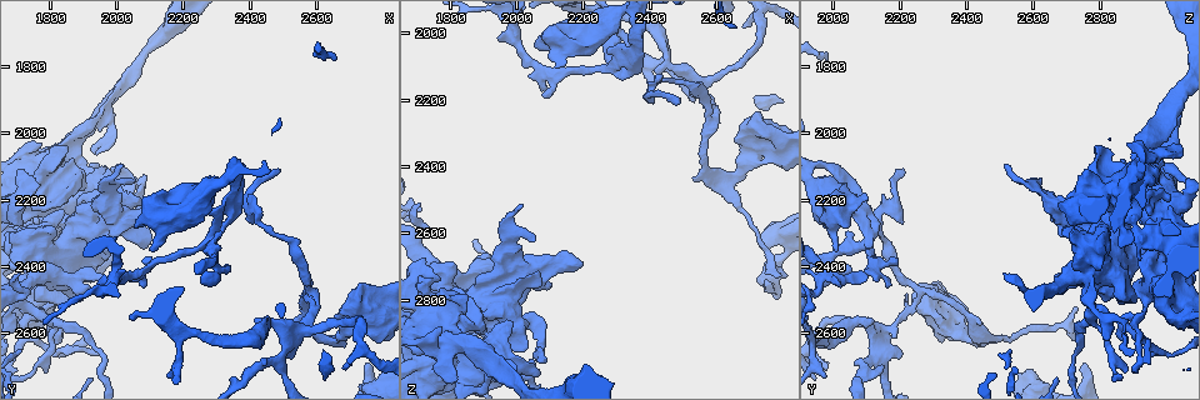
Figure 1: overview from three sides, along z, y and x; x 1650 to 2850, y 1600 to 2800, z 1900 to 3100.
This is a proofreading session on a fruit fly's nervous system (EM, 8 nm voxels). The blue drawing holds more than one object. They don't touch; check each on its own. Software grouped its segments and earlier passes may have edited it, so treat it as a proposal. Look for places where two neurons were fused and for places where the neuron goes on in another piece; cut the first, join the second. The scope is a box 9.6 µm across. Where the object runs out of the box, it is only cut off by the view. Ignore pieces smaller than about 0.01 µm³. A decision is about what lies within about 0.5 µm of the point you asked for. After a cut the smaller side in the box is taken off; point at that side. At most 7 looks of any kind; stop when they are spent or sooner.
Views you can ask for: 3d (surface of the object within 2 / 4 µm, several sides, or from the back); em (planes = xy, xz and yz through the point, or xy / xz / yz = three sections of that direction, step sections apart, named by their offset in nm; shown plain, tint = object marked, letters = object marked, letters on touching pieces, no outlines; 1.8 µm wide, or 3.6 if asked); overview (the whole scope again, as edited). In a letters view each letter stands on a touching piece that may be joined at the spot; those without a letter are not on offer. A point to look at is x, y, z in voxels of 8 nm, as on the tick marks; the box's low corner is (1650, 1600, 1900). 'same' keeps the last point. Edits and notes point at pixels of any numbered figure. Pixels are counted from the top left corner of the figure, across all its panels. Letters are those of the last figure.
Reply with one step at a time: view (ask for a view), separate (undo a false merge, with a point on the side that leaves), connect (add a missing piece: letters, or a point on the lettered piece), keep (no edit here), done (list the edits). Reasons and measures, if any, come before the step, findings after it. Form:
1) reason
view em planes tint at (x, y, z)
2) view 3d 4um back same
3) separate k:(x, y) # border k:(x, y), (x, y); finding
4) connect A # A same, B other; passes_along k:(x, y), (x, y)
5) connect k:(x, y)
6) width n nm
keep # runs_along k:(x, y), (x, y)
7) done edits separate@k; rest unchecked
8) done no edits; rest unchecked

four or more arms meet
view 3d 2um at (2550, 2590, 2140)

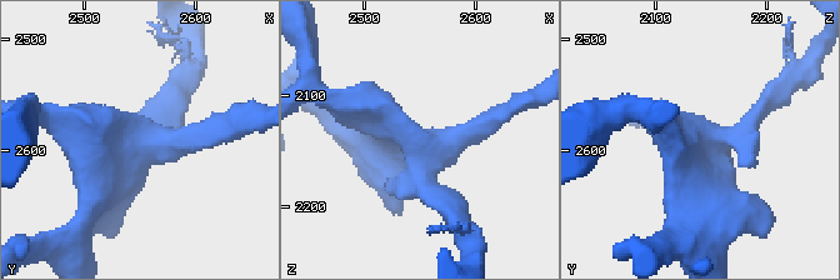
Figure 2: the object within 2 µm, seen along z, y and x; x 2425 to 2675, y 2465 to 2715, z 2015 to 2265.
need the tissue
view em xy step 16 letters at (2552, 2592, 2150)

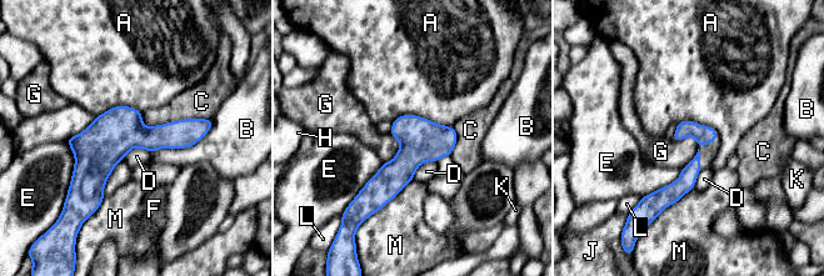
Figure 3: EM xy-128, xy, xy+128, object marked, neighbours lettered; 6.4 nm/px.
longest_contact B 460 nm
keep # A other, B other, C other, D other, E other, F other, G other, H other, J other, K other, L other, M other; border 3:(390, 133), (399, 150), (383, 162); continuous, no second neuron

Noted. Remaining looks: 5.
three arms meet
view 3d 4um at (2280, 2320, 2110)

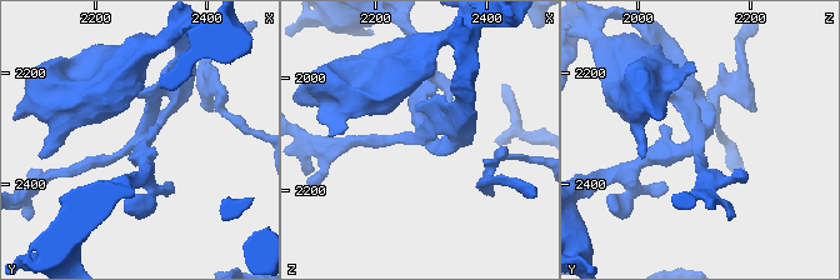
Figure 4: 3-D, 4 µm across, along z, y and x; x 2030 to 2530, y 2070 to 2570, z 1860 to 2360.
view em planes tint at (2280, 2315, 2105)

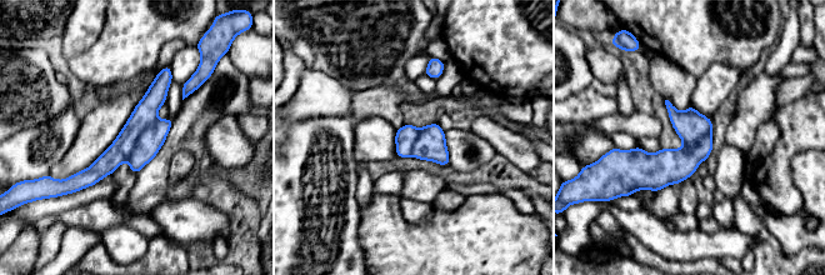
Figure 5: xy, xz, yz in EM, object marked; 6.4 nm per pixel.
what lies round it
view em planes letters same

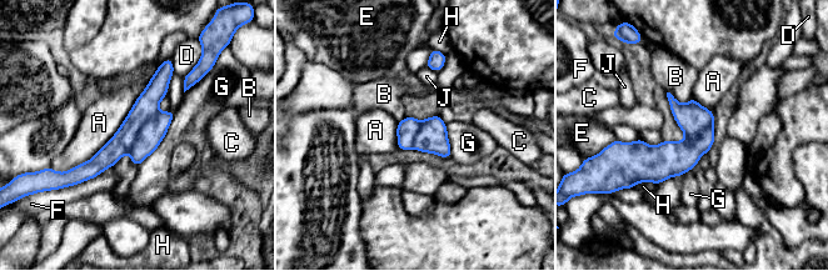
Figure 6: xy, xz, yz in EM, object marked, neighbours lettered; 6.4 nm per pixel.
keep # A other, B other, C other, D other, E other, F other, G other, H other, J other; border 6:(161, 63), (115, 134), (59, 172); all the same neuron

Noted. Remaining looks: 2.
view 3d 4um at (2750, 2690, 2750)

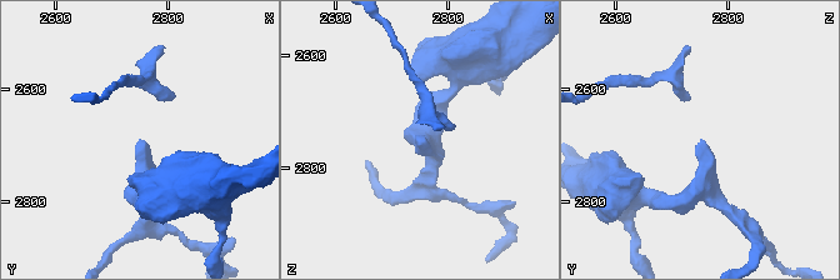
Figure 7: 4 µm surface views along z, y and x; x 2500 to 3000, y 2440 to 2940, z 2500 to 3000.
shape alone is not enough
view em planes letters at (2750, 2685, 2755)

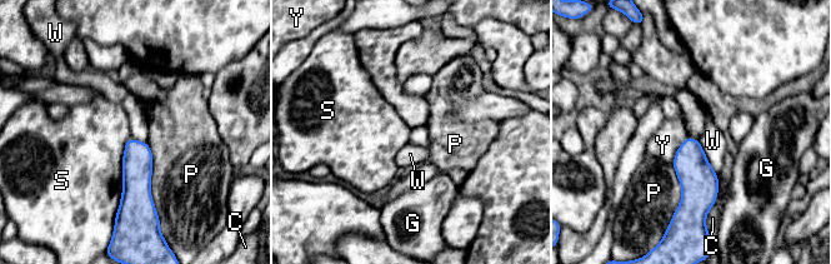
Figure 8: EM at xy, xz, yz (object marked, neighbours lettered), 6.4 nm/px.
keep # C other, G other, P other, S other, W other, Y other; border 8:(130, 138), (114, 218); none of them fits

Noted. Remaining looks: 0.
done no edits; rest unchecked

